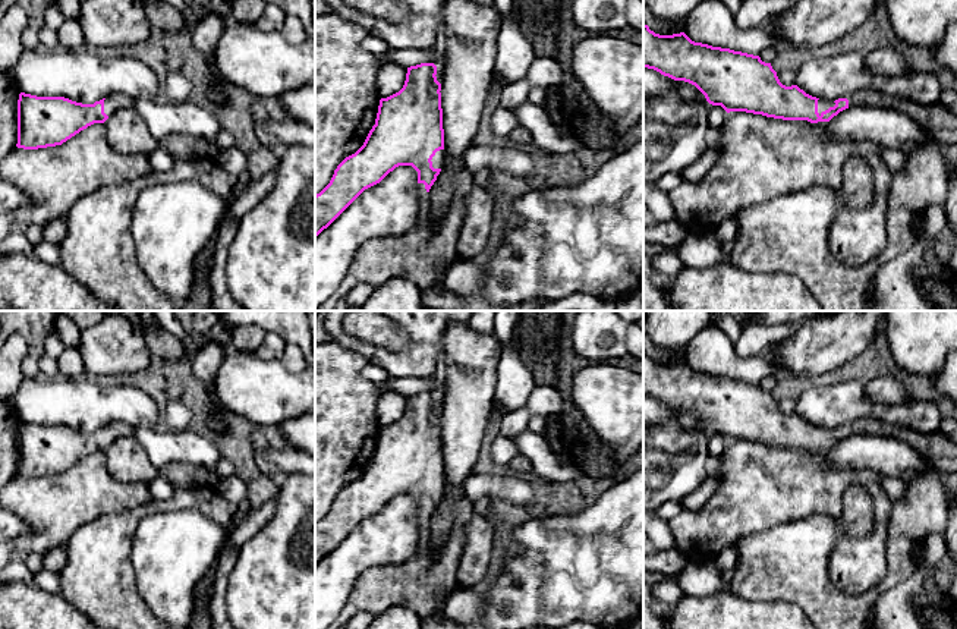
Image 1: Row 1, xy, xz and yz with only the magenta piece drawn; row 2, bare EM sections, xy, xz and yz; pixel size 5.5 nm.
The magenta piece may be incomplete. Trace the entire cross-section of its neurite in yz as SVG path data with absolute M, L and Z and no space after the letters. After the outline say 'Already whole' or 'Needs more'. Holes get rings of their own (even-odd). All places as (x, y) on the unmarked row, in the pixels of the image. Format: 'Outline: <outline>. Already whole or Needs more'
Outline: M645 352L643 396L695 413L709 433L721 434L727 441L746 440L818 452L829 450L849 435L882 435L907 443L926 456L939 474L957 472L957 443L941 431L925 434L876 419L857 419L827 430L806 422L797 413L783 413L771 391L762 390L759 384L695 371L684 361L659 364Z. Needs more

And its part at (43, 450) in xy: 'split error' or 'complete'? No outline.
split error

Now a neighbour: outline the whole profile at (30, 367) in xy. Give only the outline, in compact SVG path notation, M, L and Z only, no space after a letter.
M29 353L23 358L21 368L26 378L35 377L41 372L38 358Z

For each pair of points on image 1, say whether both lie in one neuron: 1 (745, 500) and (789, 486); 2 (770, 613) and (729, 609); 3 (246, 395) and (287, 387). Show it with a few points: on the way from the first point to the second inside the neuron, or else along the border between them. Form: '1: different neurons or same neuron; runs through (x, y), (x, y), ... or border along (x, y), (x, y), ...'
1: same neuron; runs through (755, 494), (764, 486), (778, 486)
2: same neuron; runs through (759, 613), (739, 613)
3: same neuron; runs through (257, 393), (277, 393)

